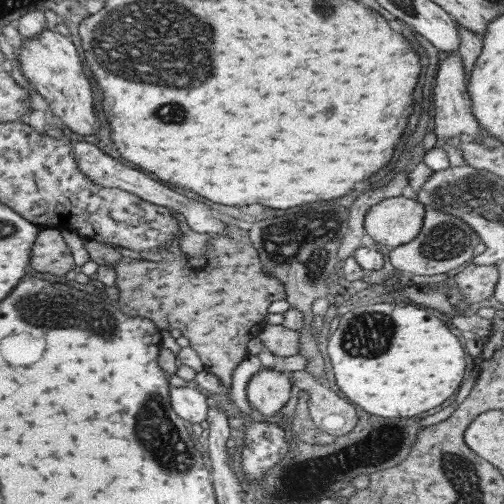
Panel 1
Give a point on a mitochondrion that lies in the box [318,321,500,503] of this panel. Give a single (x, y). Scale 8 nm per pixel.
(385, 444)

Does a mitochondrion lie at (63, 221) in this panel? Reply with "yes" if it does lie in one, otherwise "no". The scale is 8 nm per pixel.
no

